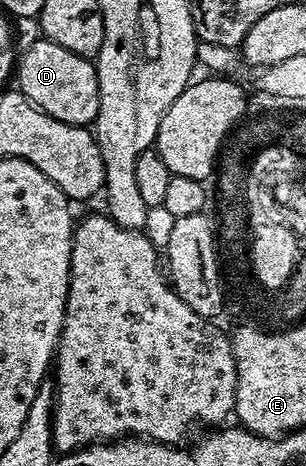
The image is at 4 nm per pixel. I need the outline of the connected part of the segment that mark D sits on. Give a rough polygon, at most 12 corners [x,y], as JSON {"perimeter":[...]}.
{"perimeter":[[38,39],[19,57],[19,95],[58,122],[98,114],[89,57]]}

